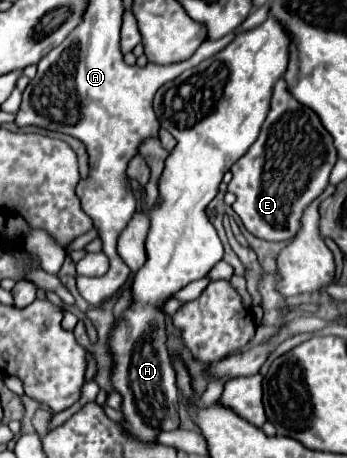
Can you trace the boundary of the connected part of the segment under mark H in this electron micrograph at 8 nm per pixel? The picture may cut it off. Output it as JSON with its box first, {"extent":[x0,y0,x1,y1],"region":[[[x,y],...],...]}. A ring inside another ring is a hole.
{"extent":[110,16,290,440],"region":[[[268,16],[264,24],[246,32],[238,32],[238,36],[212,58],[182,72],[178,78],[166,82],[154,96],[154,112],[160,120],[160,126],[168,130],[178,140],[178,144],[166,158],[166,166],[160,176],[160,186],[158,186],[160,204],[150,210],[152,226],[146,238],[148,260],[136,272],[132,282],[134,304],[130,310],[122,314],[122,318],[116,322],[116,328],[110,336],[110,350],[116,362],[112,382],[114,388],[124,398],[122,402],[122,412],[126,416],[124,426],[140,440],[156,440],[156,434],[160,430],[174,430],[176,414],[178,414],[176,372],[166,352],[166,318],[162,312],[158,312],[158,308],[186,284],[204,278],[208,270],[222,260],[224,250],[214,226],[206,216],[206,206],[216,196],[226,170],[230,170],[230,166],[238,158],[242,158],[242,154],[246,154],[246,150],[256,142],[262,122],[270,112],[270,98],[272,98],[274,84],[286,72],[288,60],[290,60],[290,38],[282,22],[278,22],[278,18],[274,16]]]}

